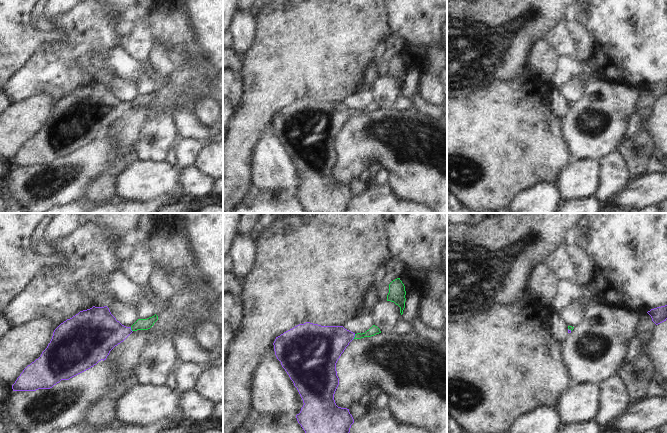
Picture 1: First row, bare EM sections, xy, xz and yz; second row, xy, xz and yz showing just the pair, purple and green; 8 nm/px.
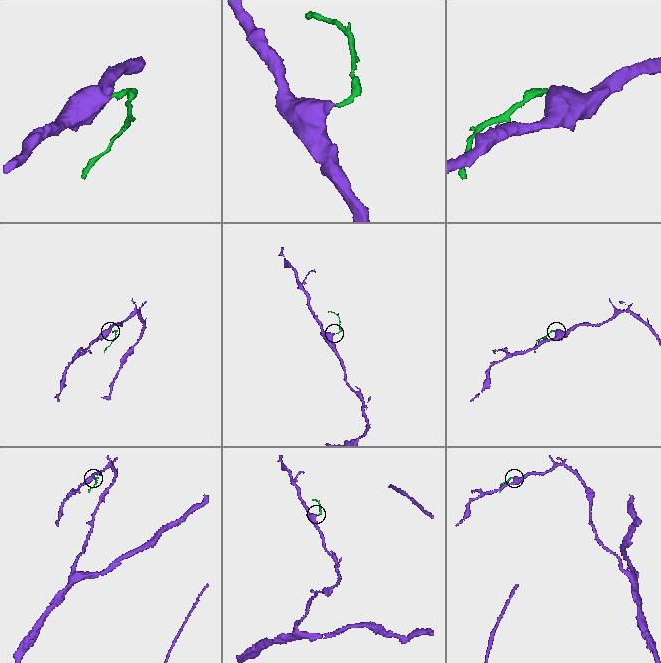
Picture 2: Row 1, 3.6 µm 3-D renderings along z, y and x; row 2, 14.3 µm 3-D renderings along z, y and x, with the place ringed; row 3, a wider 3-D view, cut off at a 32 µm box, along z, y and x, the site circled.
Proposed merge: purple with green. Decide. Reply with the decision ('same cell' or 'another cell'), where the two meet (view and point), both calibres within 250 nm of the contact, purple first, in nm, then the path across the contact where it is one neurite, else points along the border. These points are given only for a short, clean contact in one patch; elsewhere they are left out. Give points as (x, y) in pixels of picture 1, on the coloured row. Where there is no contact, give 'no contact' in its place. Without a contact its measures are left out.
same cell; meets purple in xz at (354, 336); 300 nm thick on the purple side, 70 nm on the other; runs through xz (324, 344), (336, 338), (354, 336), (364, 335), (374, 330)

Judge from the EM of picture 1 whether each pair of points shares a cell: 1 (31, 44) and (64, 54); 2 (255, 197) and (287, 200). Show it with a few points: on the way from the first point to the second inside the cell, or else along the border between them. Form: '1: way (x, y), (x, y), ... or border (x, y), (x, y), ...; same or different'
1: border (38, 51), (22, 68); different
2: way (263, 200), (279, 200); same

